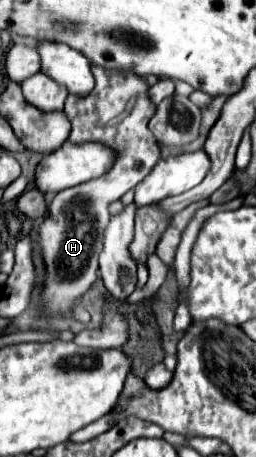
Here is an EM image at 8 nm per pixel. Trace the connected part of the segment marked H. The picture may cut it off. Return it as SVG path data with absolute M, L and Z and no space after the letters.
M93 66L93 76L97 84L89 96L69 96L65 102L65 114L73 126L69 140L75 144L103 142L121 152L121 156L117 158L115 166L101 178L61 190L49 206L49 220L45 218L39 228L43 256L47 262L43 300L45 306L59 312L71 308L73 300L85 294L97 280L97 256L103 246L103 230L111 216L107 206L113 200L119 200L127 190L135 188L161 158L159 144L147 128L155 106L147 96L149 86L145 80L133 72L105 70L99 66Z

